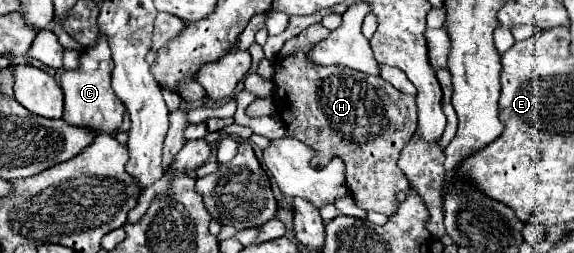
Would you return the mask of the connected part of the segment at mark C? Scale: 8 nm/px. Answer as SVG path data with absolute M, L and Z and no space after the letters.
M104 36L98 38L98 44L92 48L86 48L86 52L80 58L80 66L72 72L64 72L60 78L64 92L64 122L88 128L94 134L114 134L118 126L122 124L124 116L124 104L116 98L114 90L110 88L110 74L114 68L114 60L108 48L108 42Z

